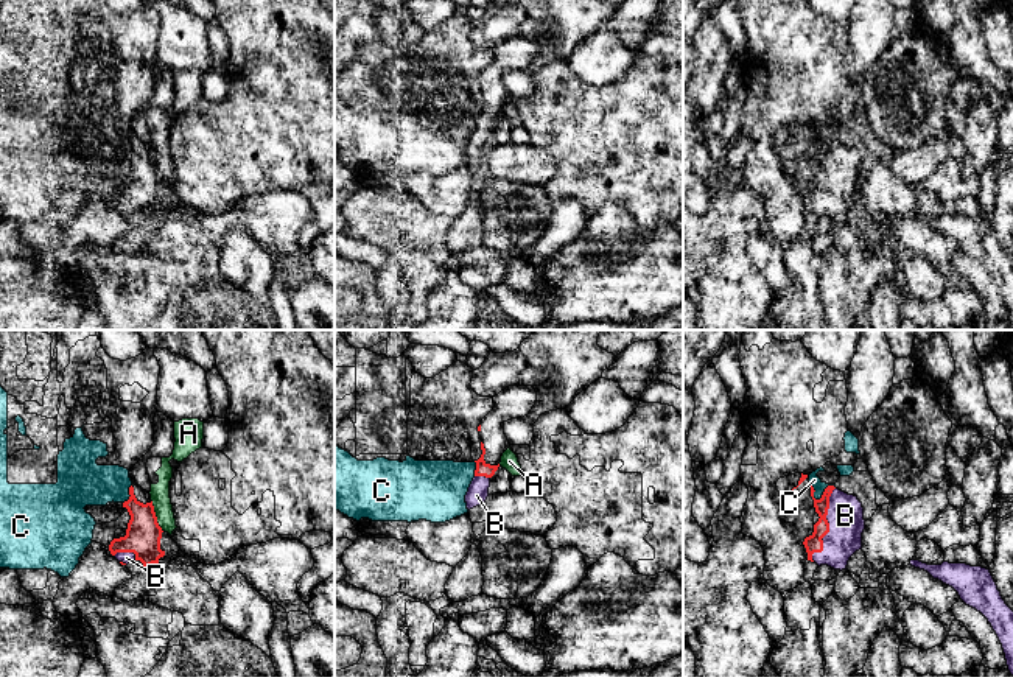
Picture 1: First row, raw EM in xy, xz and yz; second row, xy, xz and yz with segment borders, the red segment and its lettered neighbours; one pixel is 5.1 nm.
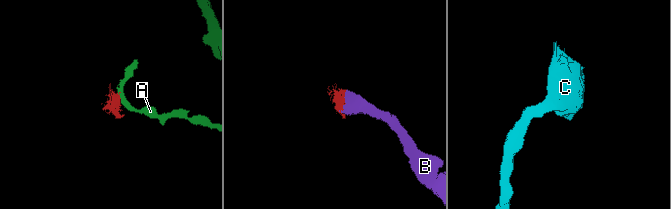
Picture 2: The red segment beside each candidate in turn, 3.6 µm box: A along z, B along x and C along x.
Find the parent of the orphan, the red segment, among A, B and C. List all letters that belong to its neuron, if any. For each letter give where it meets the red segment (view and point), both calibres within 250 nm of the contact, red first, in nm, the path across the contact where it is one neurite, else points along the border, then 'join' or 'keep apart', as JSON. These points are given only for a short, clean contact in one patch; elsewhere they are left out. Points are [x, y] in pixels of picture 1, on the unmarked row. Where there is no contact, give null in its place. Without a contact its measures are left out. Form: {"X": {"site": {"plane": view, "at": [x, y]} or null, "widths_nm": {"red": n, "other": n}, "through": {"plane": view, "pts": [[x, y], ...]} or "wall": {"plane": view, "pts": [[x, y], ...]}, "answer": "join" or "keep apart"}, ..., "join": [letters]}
{"A": {"site": {"plane": "xy", "at": [154, 167]}, "widths_nm": {"red": 180, "other": 100}, "wall": {"plane": "xy", "pts": [[151, 151], [156, 173], [162, 182]]}, "answer": "keep apart"}, "B": {"site": {"plane": "yz", "at": [828, 178]}, "widths_nm": {"red": 90, "other": 190}, "through": {"plane": "yz", "pts": [[813, 195], [828, 178], [845, 167]]}, "answer": "join"}, "C": {"site": {"plane": "yz", "at": [823, 143]}, "widths_nm": {"red": 80, "other": 60}, "wall": {"plane": "yz", "pts": [[834, 137], [828, 137], [819, 150], [813, 148]]}, "answer": "keep apart"}, "join": ["B"]}

